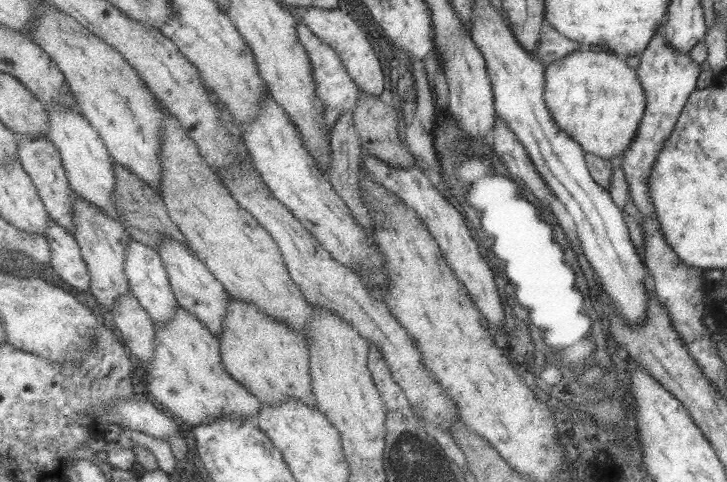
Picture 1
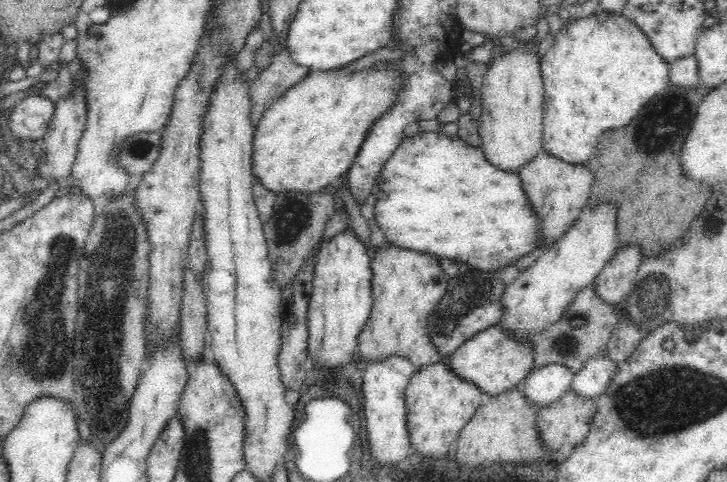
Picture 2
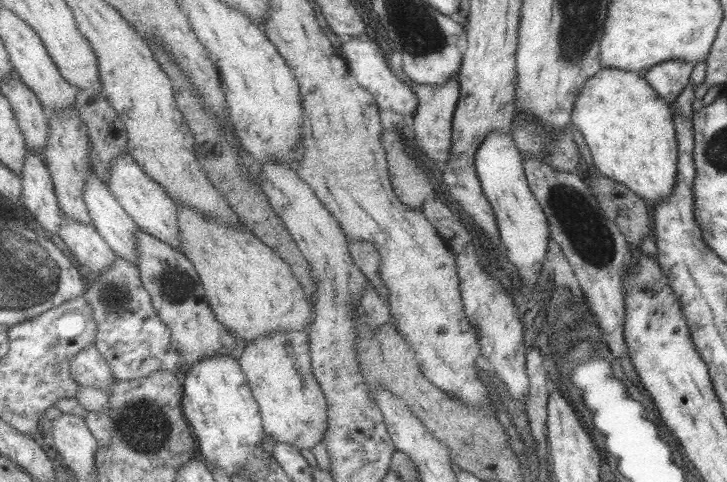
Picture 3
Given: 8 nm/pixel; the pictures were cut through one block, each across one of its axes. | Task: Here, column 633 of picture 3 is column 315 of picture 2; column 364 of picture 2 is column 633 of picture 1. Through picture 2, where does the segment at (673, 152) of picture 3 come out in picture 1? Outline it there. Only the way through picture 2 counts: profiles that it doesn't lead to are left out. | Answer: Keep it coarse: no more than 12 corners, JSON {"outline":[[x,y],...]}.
{"outline":[[587,47],[544,67],[553,122],[585,153],[627,148],[636,70]]}

